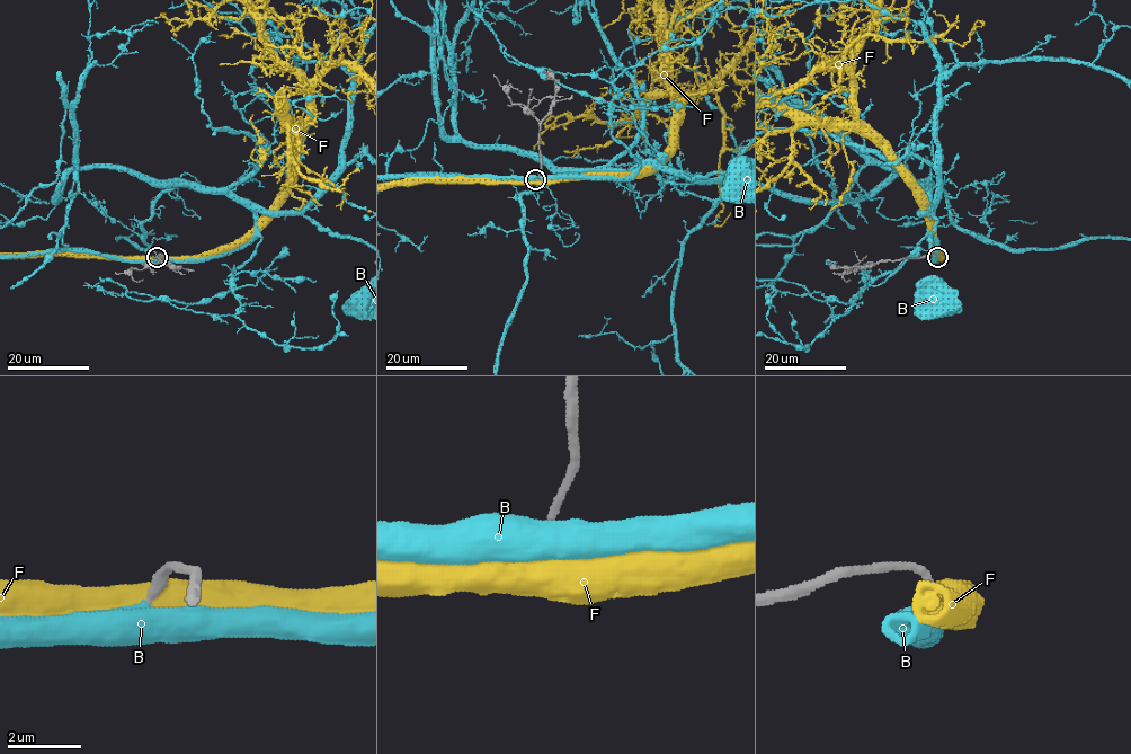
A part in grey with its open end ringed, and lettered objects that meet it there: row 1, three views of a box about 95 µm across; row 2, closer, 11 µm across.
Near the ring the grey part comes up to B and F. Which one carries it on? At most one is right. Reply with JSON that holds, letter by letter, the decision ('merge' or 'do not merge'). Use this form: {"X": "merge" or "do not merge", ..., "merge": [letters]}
{"B": "merge", "F": "do not merge", "merge": ["B"]}

